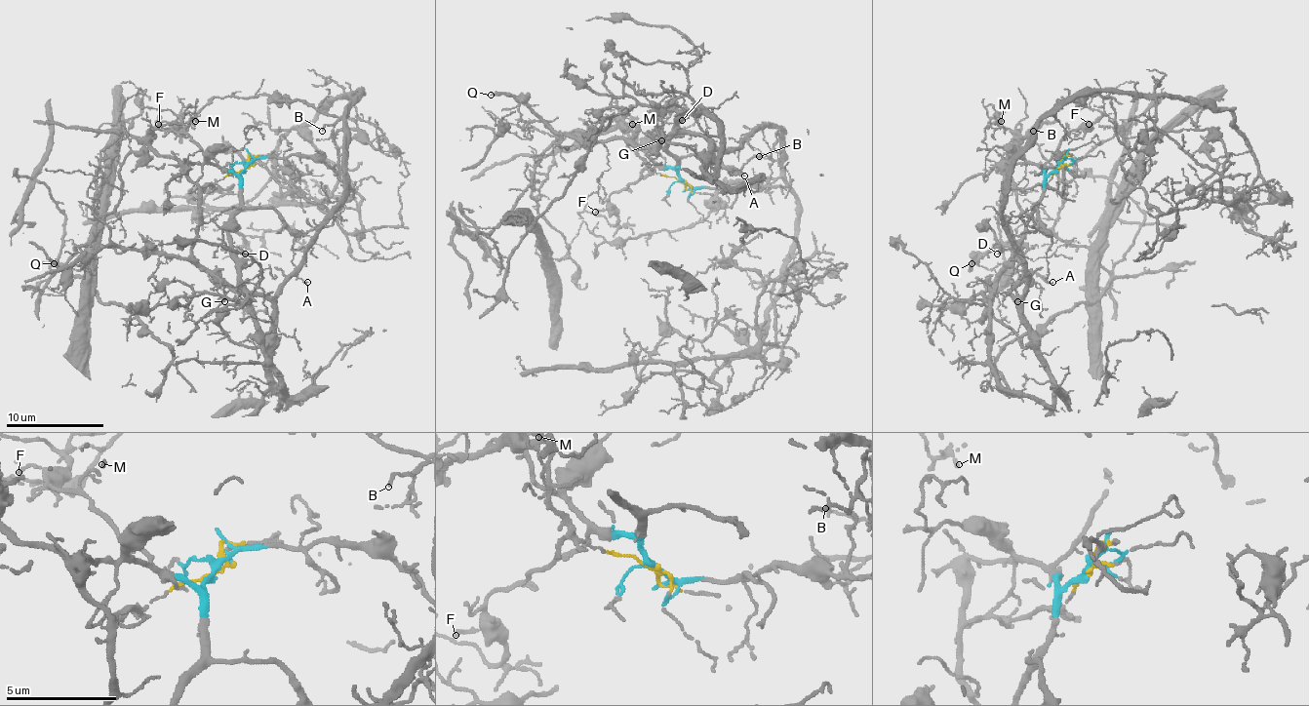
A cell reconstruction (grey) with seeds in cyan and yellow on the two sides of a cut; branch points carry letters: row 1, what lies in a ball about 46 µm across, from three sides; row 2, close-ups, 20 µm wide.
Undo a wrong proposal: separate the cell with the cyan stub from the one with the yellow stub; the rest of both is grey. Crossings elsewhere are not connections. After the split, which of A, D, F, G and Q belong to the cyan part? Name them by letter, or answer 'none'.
A, D, F

